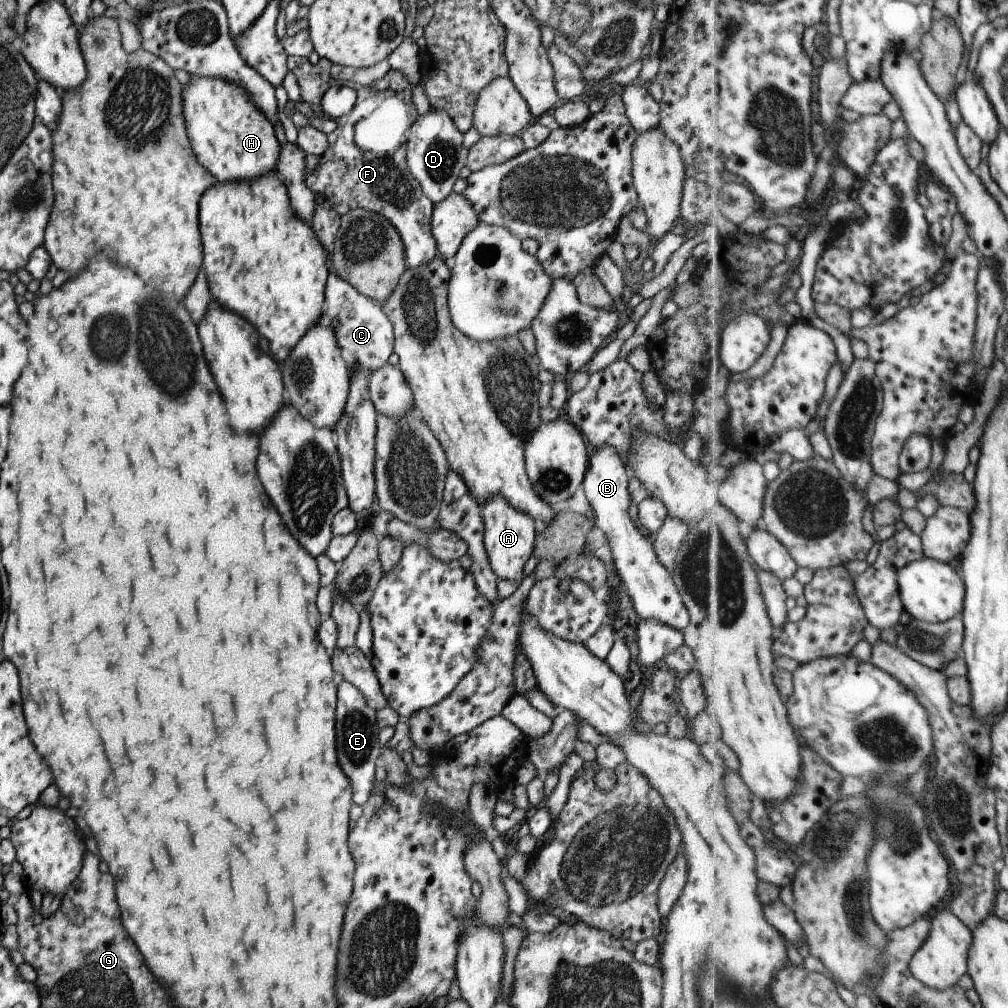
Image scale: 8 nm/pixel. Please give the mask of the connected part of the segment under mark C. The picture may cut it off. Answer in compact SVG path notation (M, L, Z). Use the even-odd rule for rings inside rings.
M330 272L325 286L324 319L334 330L334 336L346 356L358 362L368 372L376 372L386 366L388 358L393 353L396 337L393 326L382 305L366 298L356 288Z

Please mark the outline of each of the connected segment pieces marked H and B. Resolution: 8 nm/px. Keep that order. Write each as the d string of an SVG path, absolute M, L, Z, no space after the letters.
M190 76L190 82L182 88L182 112L184 122L188 128L188 138L198 162L206 169L217 182L242 182L266 176L270 172L277 172L278 156L280 156L281 142L276 139L274 125L264 110L256 108L252 98L248 96L246 88L232 84L230 80L222 78L208 78L208 76Z
M612 446L589 448L588 470L582 480L584 494L594 510L595 526L600 527L611 548L616 564L616 582L628 590L630 600L643 620L654 618L666 626L683 631L690 622L689 612L672 580L670 571L658 560L653 544L646 533L630 519L630 492L628 481L630 473L618 452Z

